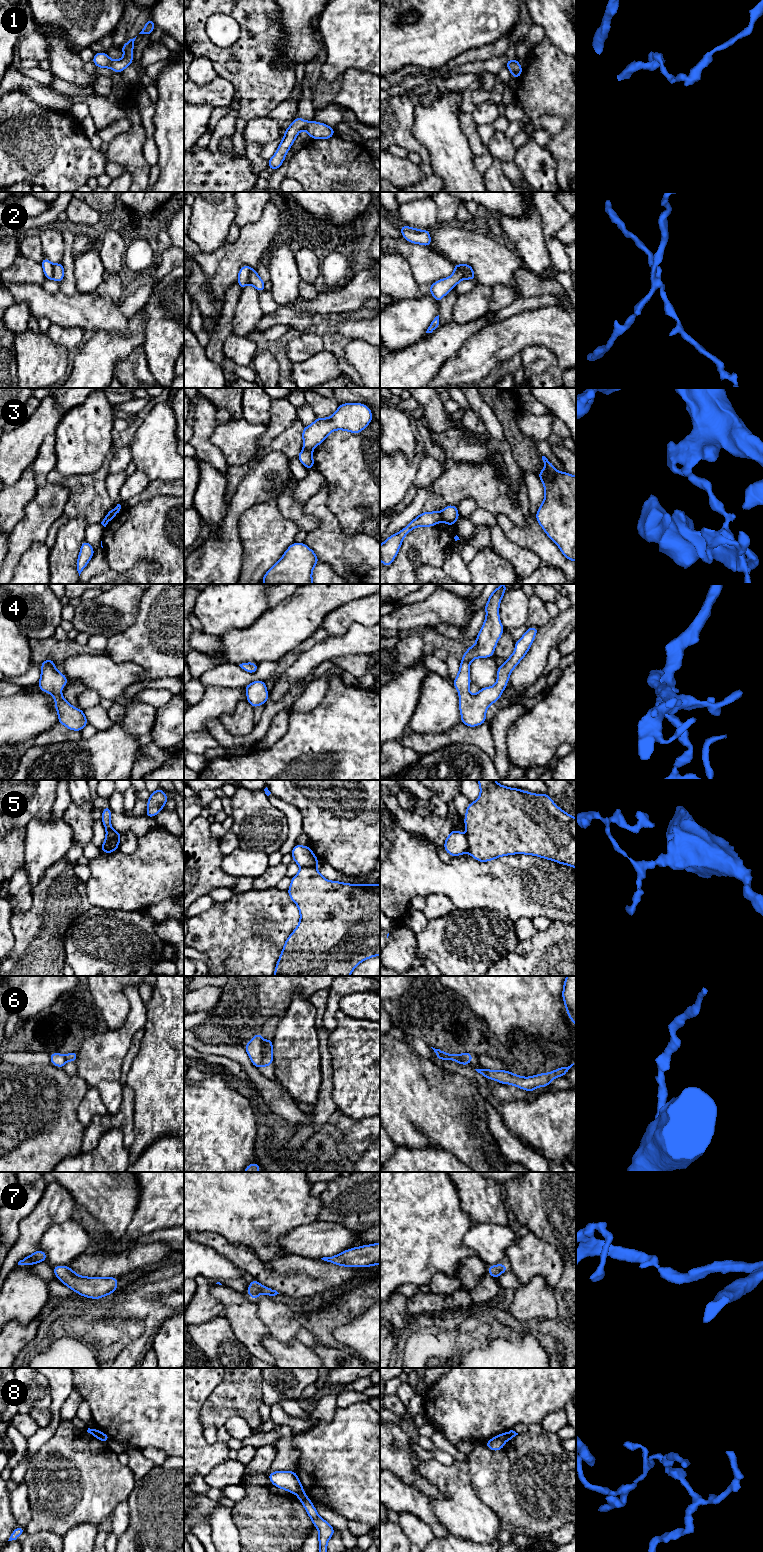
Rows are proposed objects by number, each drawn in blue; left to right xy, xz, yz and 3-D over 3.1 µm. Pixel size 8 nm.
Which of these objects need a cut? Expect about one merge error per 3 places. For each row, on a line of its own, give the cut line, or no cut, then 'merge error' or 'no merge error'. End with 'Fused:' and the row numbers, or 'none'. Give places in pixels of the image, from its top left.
1: cut in xy along (112, 60), (108, 66); merge error
2: cut in xz along (252, 268), (248, 283); merge error
3: cut in yz along (440, 512), (441, 520); merge error
4: no cut; no merge error
5: cut in yz along (466, 836), (468, 852); merge error
6: cut in xz along (262, 1049), (262, 1061), (259, 1066); merge error
7: no cut; no merge error
8: cut in yz along (503, 1433), (505, 1441); merge error
Fused: 1, 2, 3, 5, 6, 8

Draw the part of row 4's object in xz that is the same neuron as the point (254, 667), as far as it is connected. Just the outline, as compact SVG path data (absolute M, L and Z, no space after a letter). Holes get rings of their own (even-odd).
M246 662L242 663L239 665L244 671L248 673L255 673L258 669L258 664L257 663L252 663L252 662Z

